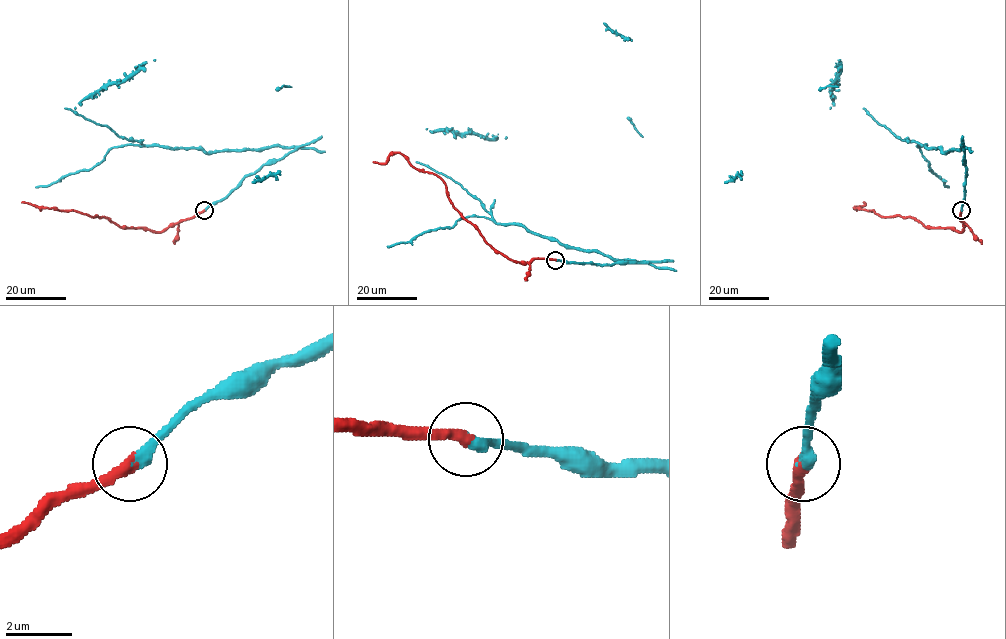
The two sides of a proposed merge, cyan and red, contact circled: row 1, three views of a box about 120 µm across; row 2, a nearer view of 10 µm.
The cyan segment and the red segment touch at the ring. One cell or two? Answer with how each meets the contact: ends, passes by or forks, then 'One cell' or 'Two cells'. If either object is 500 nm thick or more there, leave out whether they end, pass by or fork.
At the ring cyan ends. At the ring red ends. One cell

